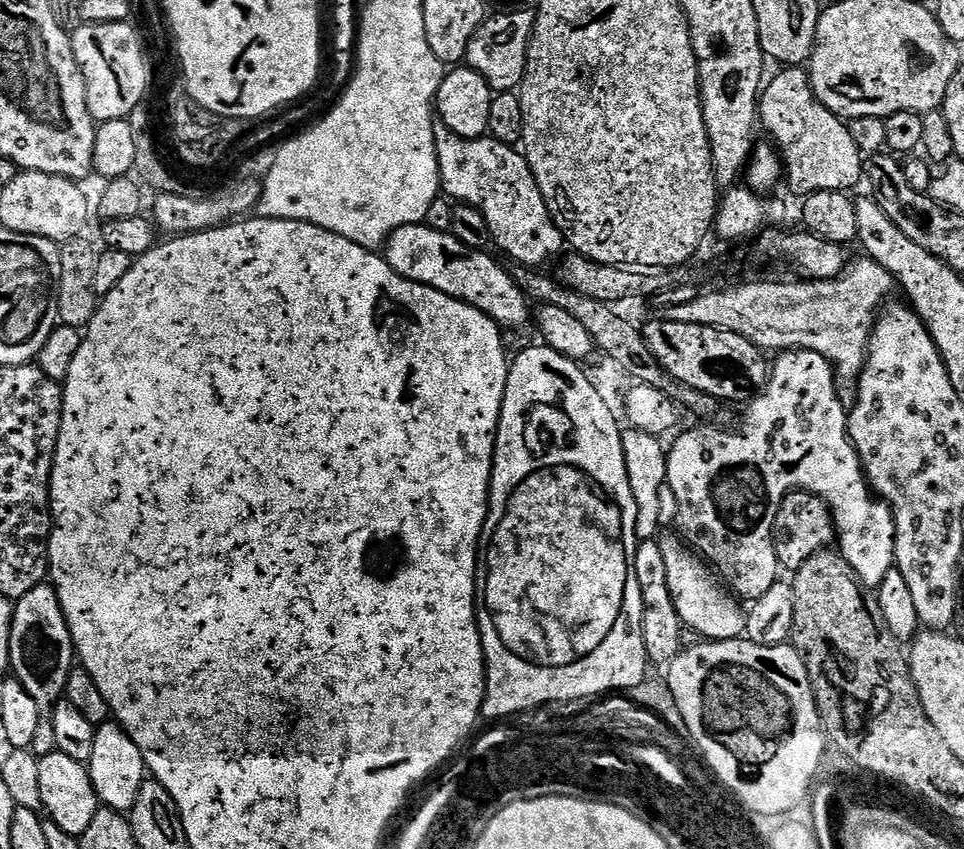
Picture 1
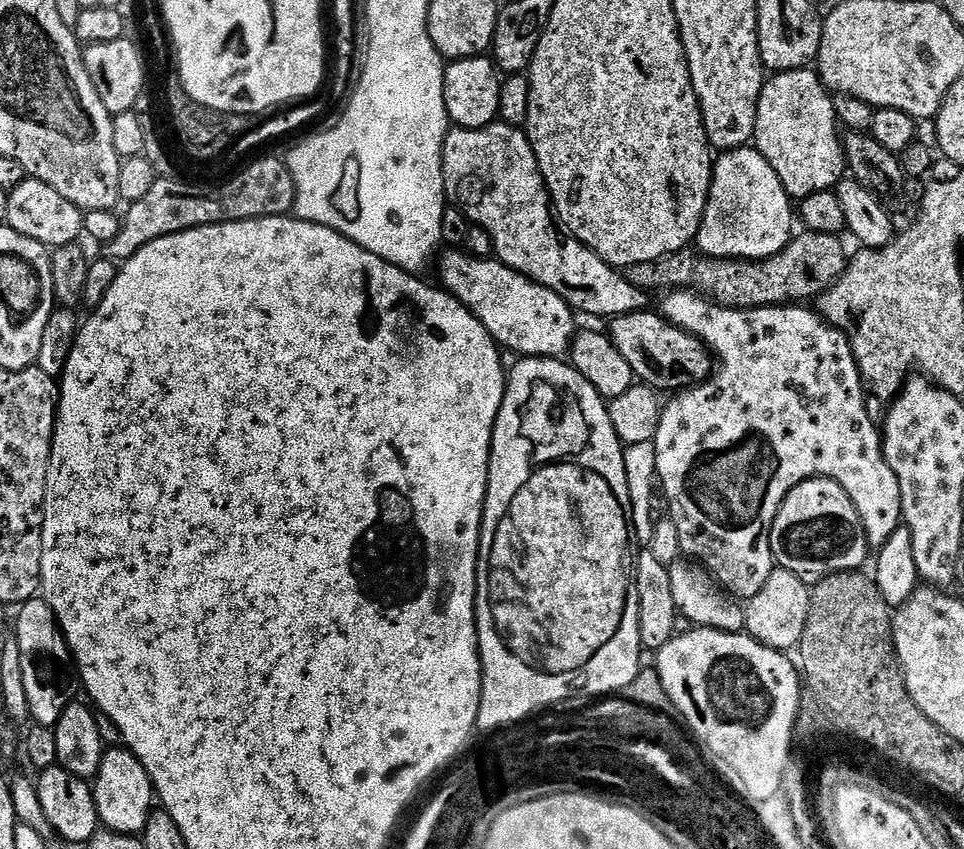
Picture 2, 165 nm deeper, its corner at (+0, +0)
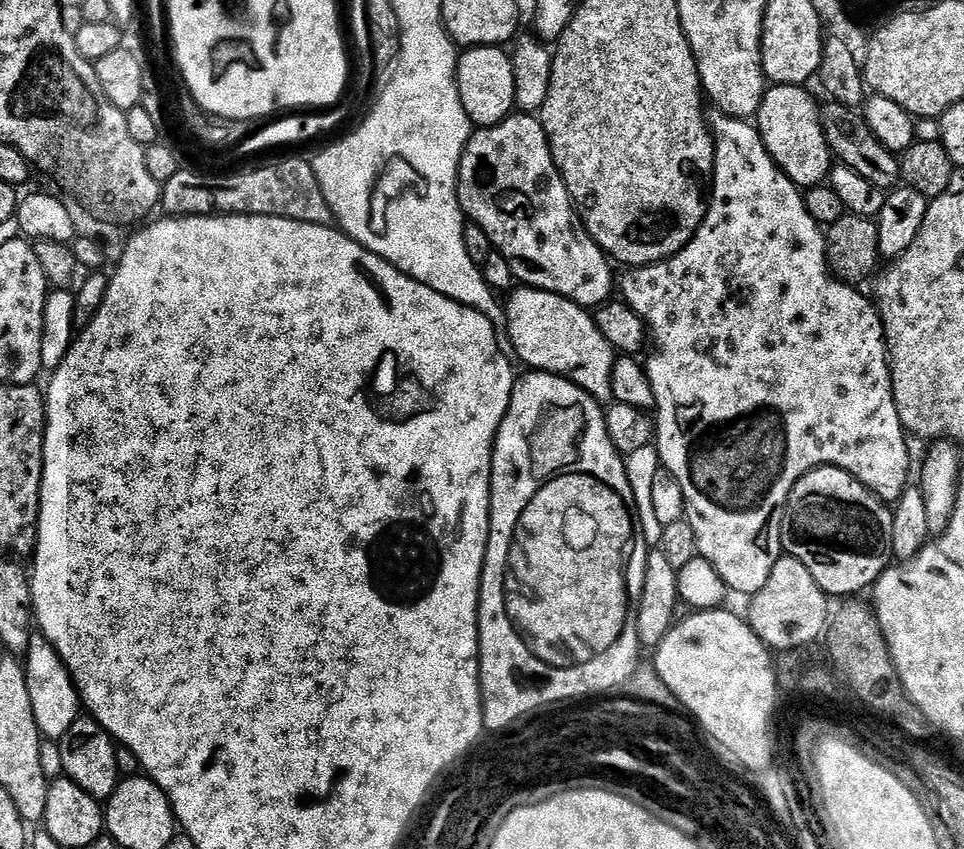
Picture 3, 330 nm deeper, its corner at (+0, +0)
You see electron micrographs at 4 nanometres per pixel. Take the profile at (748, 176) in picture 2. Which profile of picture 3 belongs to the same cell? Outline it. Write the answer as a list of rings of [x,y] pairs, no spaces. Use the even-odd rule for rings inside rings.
[[[731,118],[721,119],[720,125],[715,125],[714,139],[716,142],[716,171],[712,174],[710,181],[710,199],[708,201],[708,213],[704,215],[704,225],[696,231],[696,236],[688,245],[679,252],[677,256],[672,256],[668,260],[661,260],[658,264],[645,264],[644,267],[635,270],[628,270],[624,276],[624,296],[629,308],[641,317],[643,323],[647,325],[656,335],[656,353],[653,354],[649,360],[646,360],[646,367],[648,369],[648,377],[652,383],[654,390],[654,398],[656,399],[656,407],[654,409],[654,444],[660,454],[660,462],[662,468],[669,472],[678,482],[682,488],[682,494],[685,496],[686,519],[690,526],[693,527],[696,535],[696,550],[699,555],[704,556],[714,566],[714,570],[718,570],[718,574],[722,578],[722,582],[726,582],[726,586],[734,591],[742,591],[752,597],[760,592],[766,586],[767,580],[770,578],[771,571],[774,570],[775,563],[778,562],[782,555],[782,537],[786,527],[786,509],[788,506],[788,495],[794,490],[794,486],[801,478],[813,468],[845,468],[849,474],[856,476],[858,482],[863,484],[871,490],[871,492],[884,501],[885,504],[892,506],[900,501],[905,490],[910,485],[908,474],[913,471],[910,464],[910,458],[907,454],[907,435],[905,433],[902,422],[898,416],[898,406],[894,402],[894,390],[892,389],[892,368],[888,364],[888,344],[884,340],[884,323],[880,317],[880,309],[876,307],[871,299],[868,300],[860,293],[859,287],[846,284],[842,280],[837,280],[833,277],[828,267],[828,241],[825,233],[822,231],[821,225],[814,222],[814,218],[810,218],[810,210],[806,210],[804,205],[804,198],[801,189],[798,188],[779,167],[772,160],[767,147],[764,145],[763,138],[760,136],[760,131],[756,126],[742,120],[733,120]]]

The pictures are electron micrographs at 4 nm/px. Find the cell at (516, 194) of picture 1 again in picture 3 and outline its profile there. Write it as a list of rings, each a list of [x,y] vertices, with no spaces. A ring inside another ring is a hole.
[[[513,114],[501,124],[477,127],[462,154],[456,179],[460,208],[488,235],[491,247],[502,253],[512,267],[512,275],[521,285],[549,288],[554,294],[573,300],[581,308],[595,310],[609,303],[612,296],[612,268],[609,257],[592,241],[583,226],[578,226],[578,212],[566,182],[552,157],[546,130],[532,114]],[[548,252],[552,252],[552,273],[548,276]]]

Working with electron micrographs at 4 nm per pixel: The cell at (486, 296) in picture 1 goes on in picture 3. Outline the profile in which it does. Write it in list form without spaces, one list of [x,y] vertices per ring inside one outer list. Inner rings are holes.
[[[516,286],[510,294],[512,297],[506,300],[506,329],[516,351],[515,359],[537,372],[563,376],[601,402],[611,401],[612,365],[618,356],[598,330],[593,313],[543,288]]]

